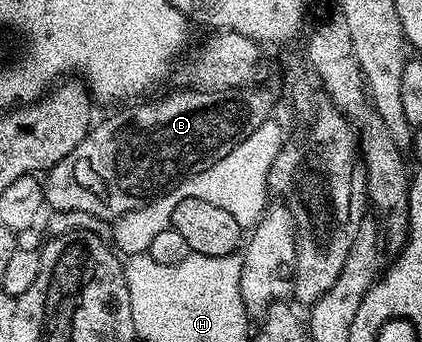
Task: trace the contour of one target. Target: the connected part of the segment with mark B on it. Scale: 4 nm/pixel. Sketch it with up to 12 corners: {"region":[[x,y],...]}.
{"region":[[171,92],[98,121],[46,207],[114,222],[272,115],[270,94]]}

